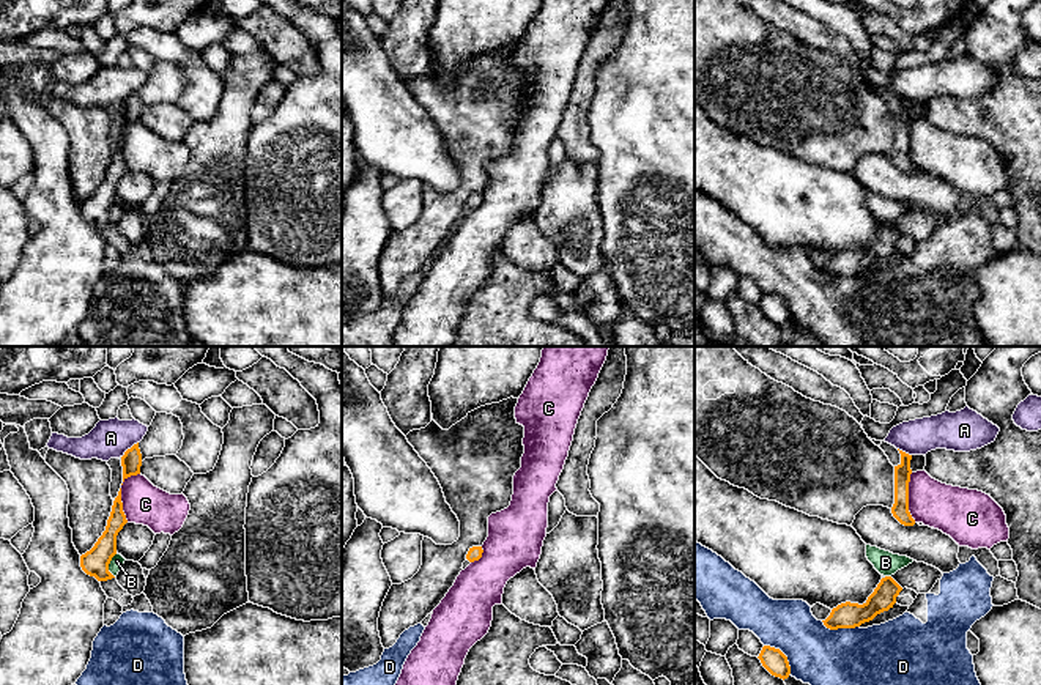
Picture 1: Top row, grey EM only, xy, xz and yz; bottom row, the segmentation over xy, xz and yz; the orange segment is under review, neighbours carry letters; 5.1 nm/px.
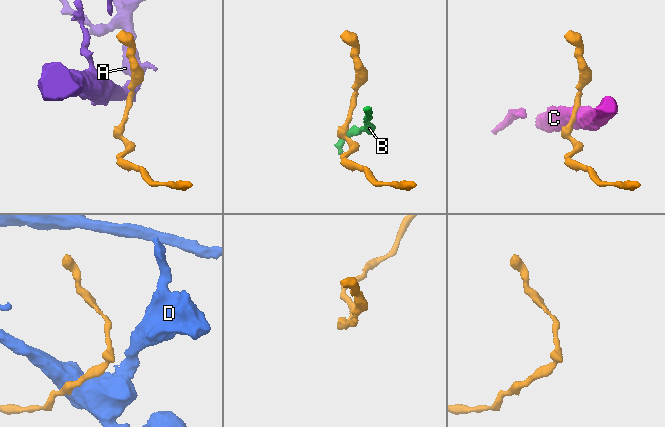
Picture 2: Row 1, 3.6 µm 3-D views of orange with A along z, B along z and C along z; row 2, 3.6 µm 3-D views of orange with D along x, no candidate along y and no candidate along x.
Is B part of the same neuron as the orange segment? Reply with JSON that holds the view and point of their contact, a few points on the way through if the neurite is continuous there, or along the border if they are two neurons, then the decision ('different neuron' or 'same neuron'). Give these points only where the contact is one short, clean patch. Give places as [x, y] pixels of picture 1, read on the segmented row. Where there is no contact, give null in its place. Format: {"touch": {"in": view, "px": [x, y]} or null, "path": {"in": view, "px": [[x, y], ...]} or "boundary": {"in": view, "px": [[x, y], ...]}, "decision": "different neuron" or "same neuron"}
{"touch": {"in": "xy", "px": [107, 566]}, "boundary": {"in": "xy", "px": [[117, 553], [109, 564], [109, 572], [114, 577]]}, "decision": "different neuron"}

